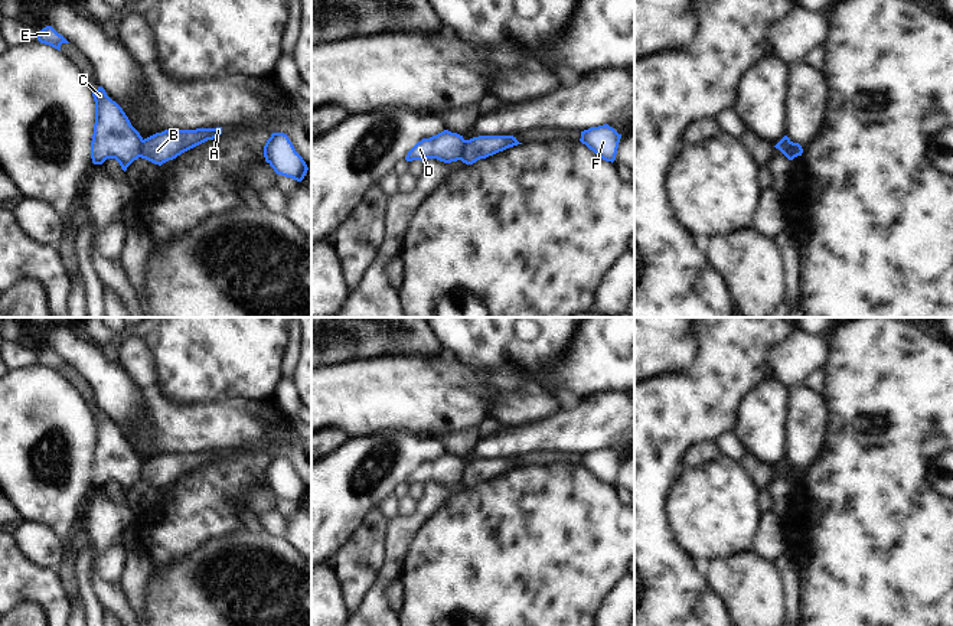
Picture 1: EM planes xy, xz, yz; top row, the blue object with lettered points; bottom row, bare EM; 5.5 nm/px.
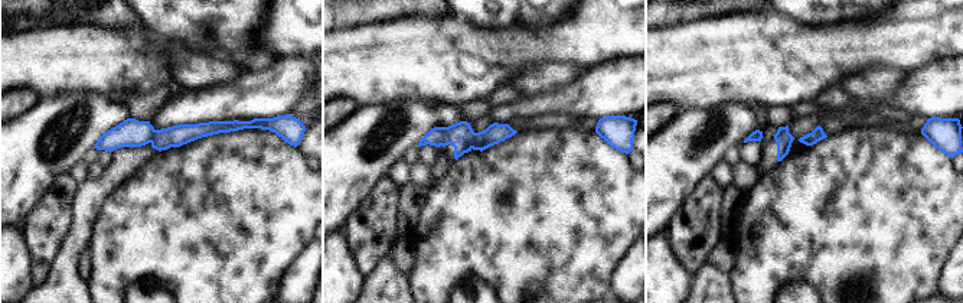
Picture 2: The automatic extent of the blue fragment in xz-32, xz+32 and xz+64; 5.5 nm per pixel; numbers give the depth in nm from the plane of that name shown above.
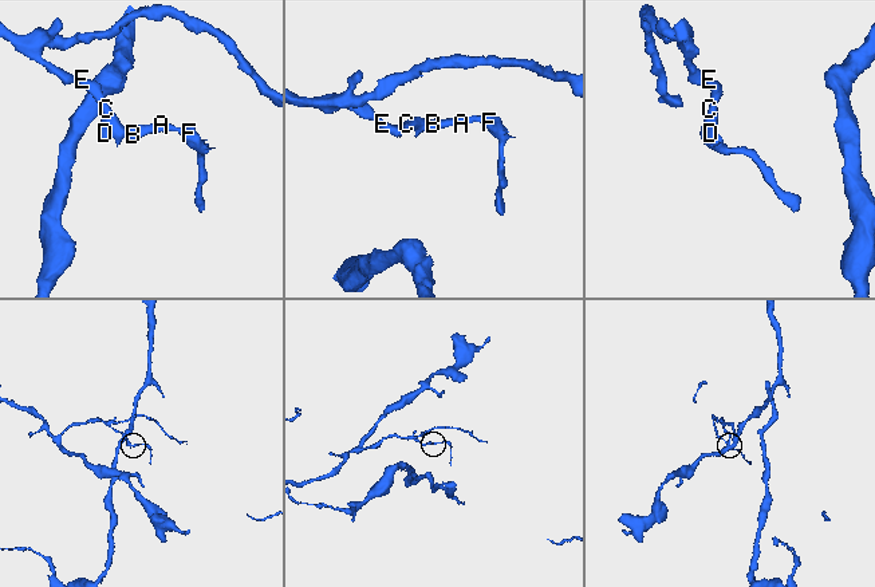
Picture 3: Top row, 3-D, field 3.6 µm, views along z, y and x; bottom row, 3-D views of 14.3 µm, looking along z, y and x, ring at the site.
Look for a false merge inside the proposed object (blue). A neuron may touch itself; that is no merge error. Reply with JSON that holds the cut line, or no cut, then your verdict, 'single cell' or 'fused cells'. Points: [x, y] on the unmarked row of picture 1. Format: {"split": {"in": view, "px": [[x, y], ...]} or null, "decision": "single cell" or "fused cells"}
{"split": {"in": "xz", "px": [[466, 463], [459, 482]]}, "decision": "fused cells"}

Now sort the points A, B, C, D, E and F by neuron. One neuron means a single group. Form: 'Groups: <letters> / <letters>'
Groups: A B F / C D E

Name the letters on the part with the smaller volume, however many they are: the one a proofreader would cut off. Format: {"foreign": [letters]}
{"foreign": ["A", "B", "F"]}

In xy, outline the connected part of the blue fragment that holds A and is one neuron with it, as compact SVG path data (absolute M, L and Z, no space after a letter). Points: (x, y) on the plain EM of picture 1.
M222 450L196 453L164 453L143 463L140 480L154 488L176 482L182 476L219 460Z

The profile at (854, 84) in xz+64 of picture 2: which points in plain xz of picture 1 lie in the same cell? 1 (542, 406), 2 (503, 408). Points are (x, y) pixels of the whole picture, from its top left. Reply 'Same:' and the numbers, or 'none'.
Same: 1, 2

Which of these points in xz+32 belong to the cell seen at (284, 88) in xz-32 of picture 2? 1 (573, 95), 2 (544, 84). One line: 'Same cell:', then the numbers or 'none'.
Same cell: 1

